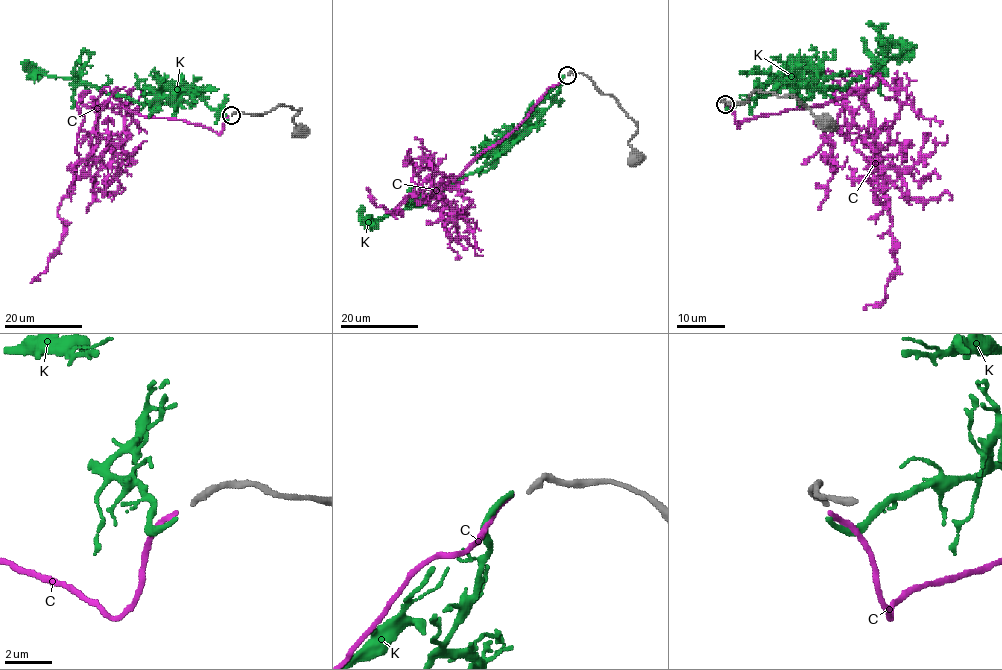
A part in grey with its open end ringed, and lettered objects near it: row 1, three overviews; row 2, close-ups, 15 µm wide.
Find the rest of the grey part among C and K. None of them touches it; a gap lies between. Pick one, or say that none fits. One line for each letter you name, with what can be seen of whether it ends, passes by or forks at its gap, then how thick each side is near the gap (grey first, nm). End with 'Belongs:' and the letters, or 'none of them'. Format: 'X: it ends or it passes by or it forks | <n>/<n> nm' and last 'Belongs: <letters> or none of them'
C: it ends | 280/240 nm
Belongs: C

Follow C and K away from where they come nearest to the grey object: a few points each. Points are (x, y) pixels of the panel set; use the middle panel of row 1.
C: (564, 75), (511, 133), (441, 189), (435, 186), (432, 196), (408, 196), (395, 215), (377, 206), (367, 189)
K: (564, 74), (557, 97), (533, 127), (479, 168), (441, 192), (374, 219), (361, 214), (363, 205)

